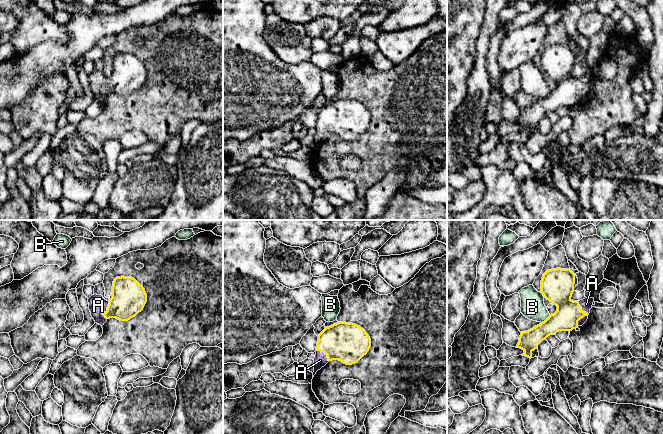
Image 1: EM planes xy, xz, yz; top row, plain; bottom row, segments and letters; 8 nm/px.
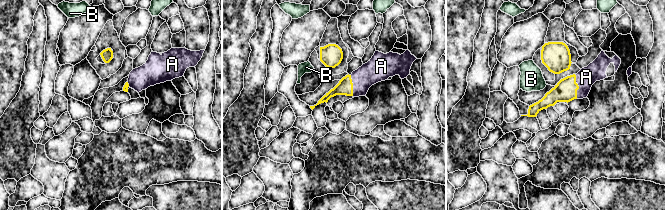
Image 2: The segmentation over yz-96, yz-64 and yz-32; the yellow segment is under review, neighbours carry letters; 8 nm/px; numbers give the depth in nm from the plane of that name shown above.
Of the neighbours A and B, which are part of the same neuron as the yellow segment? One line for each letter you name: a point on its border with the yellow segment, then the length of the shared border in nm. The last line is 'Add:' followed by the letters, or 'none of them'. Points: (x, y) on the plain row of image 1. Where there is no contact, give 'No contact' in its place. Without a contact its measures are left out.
A: Touches yellow at yz (587, 90). Shared border 200 nm
Add: A

